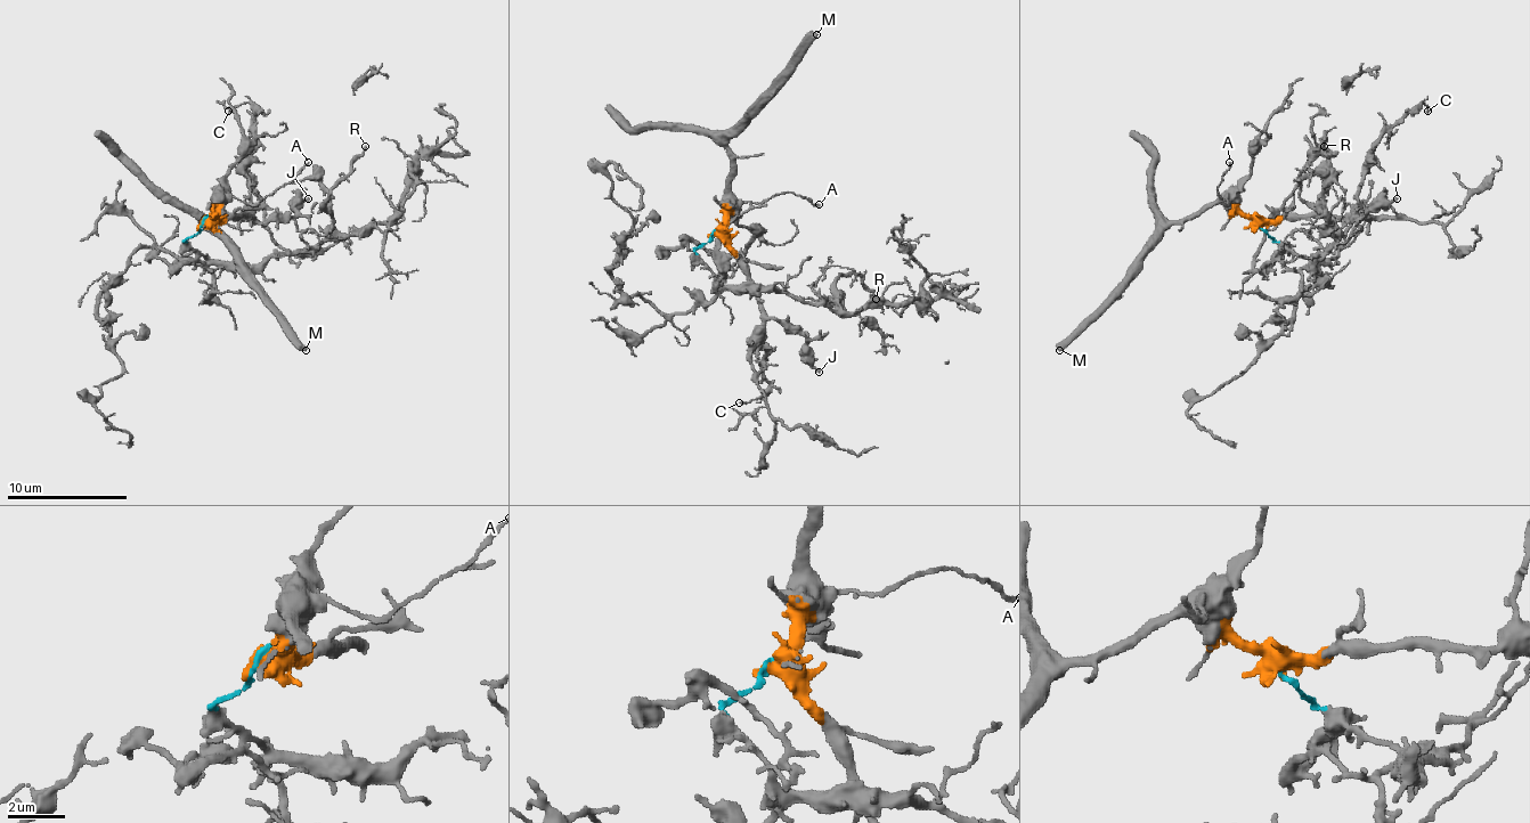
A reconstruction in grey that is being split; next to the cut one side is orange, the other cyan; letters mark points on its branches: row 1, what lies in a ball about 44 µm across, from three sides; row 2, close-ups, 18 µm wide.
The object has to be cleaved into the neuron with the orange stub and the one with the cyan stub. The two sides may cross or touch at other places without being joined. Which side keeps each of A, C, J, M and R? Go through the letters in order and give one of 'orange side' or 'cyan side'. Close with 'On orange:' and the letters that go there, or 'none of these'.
A: orange side
C: orange side
J: orange side
M: orange side
R: cyan side
On orange: A, C, J, M

